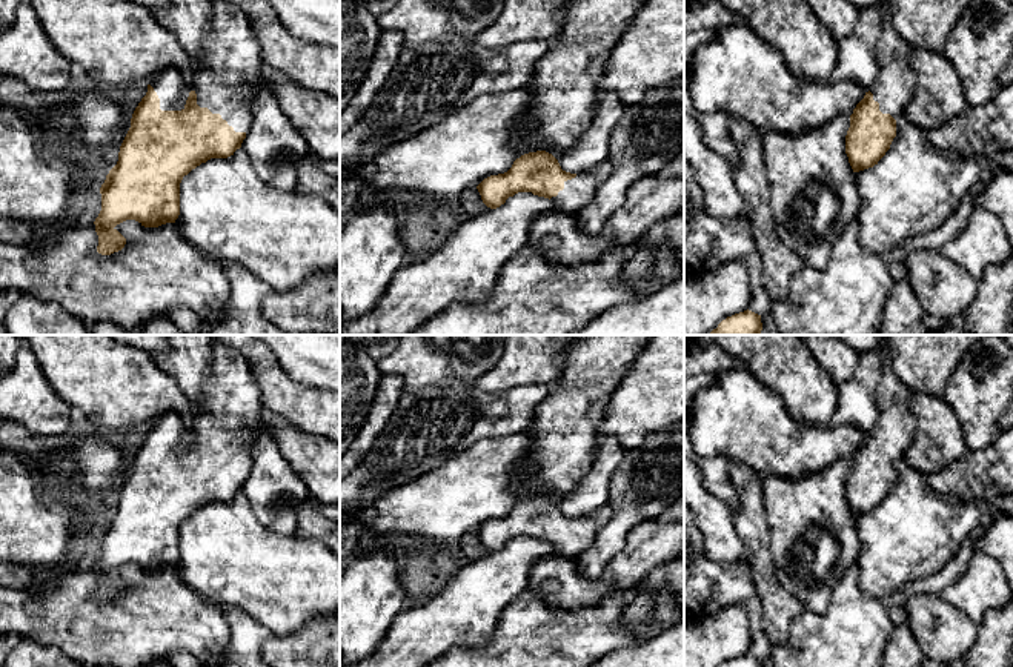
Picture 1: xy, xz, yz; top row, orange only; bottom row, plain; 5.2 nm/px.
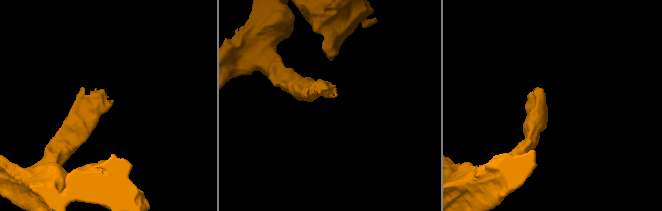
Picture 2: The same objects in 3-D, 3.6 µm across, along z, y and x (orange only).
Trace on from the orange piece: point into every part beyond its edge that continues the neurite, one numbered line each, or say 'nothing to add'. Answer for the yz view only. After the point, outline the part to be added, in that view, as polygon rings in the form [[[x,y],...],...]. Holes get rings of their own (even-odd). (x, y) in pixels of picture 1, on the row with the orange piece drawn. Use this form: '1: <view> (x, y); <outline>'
1: yz (893, 88); [[[888,11],[882,14],[882,31],[876,48],[878,77],[870,88],[873,100],[879,103],[882,114],[890,114],[895,120],[896,115],[904,112],[916,85],[916,72],[910,65],[910,55],[913,48],[902,40],[892,25],[892,15]]]

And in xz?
1: xz (578, 192); [[[609,160],[578,172],[575,178],[564,181],[564,189],[560,191],[556,197],[552,197],[550,201],[558,206],[560,212],[576,214],[592,201],[598,186],[607,180],[610,174],[612,164]]]

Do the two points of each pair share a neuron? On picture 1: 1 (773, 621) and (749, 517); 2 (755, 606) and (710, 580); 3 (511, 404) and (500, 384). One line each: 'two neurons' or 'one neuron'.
1: one neuron
2: one neuron
3: two neurons

